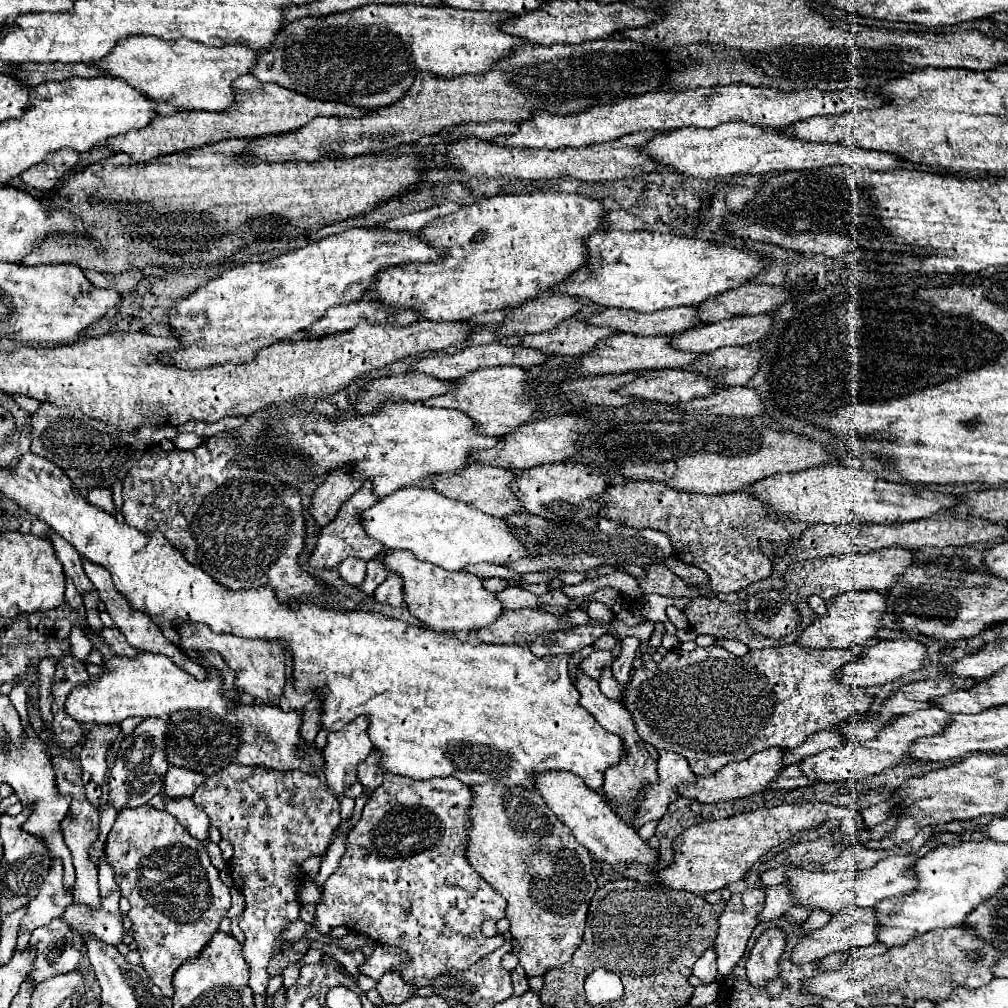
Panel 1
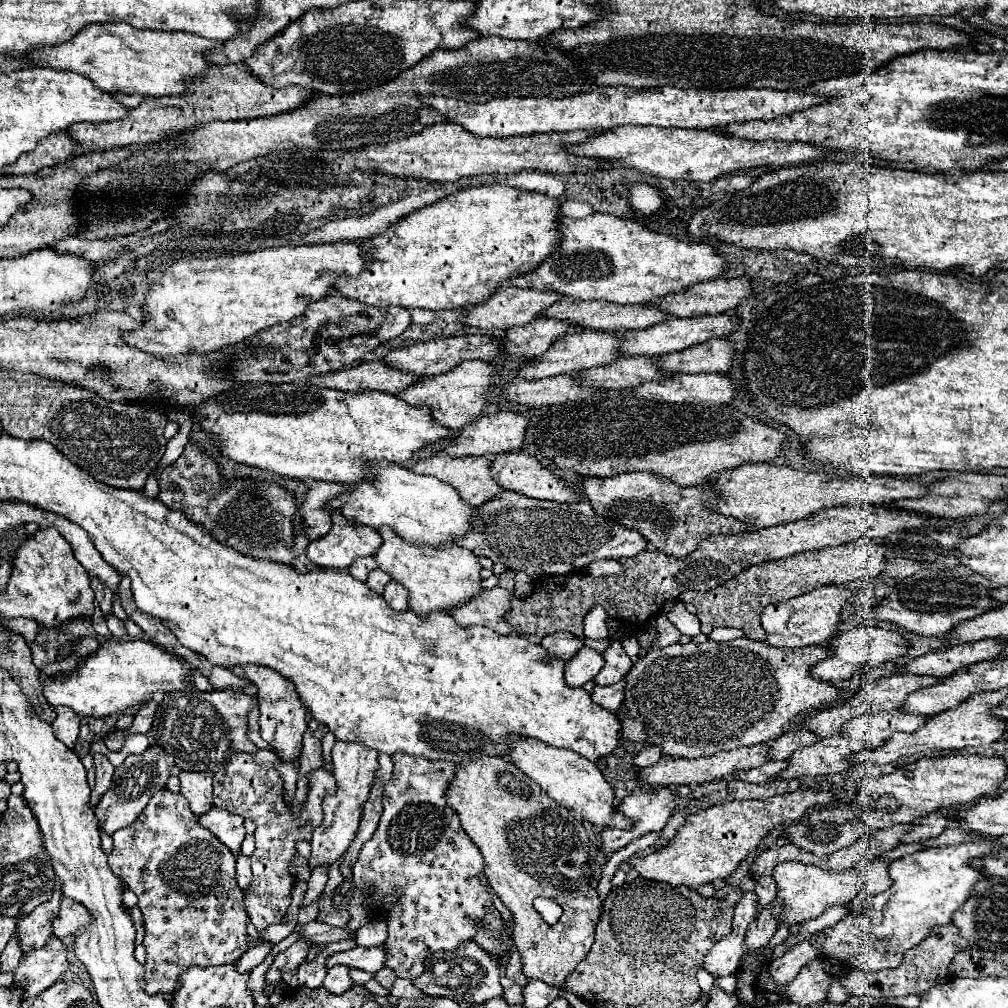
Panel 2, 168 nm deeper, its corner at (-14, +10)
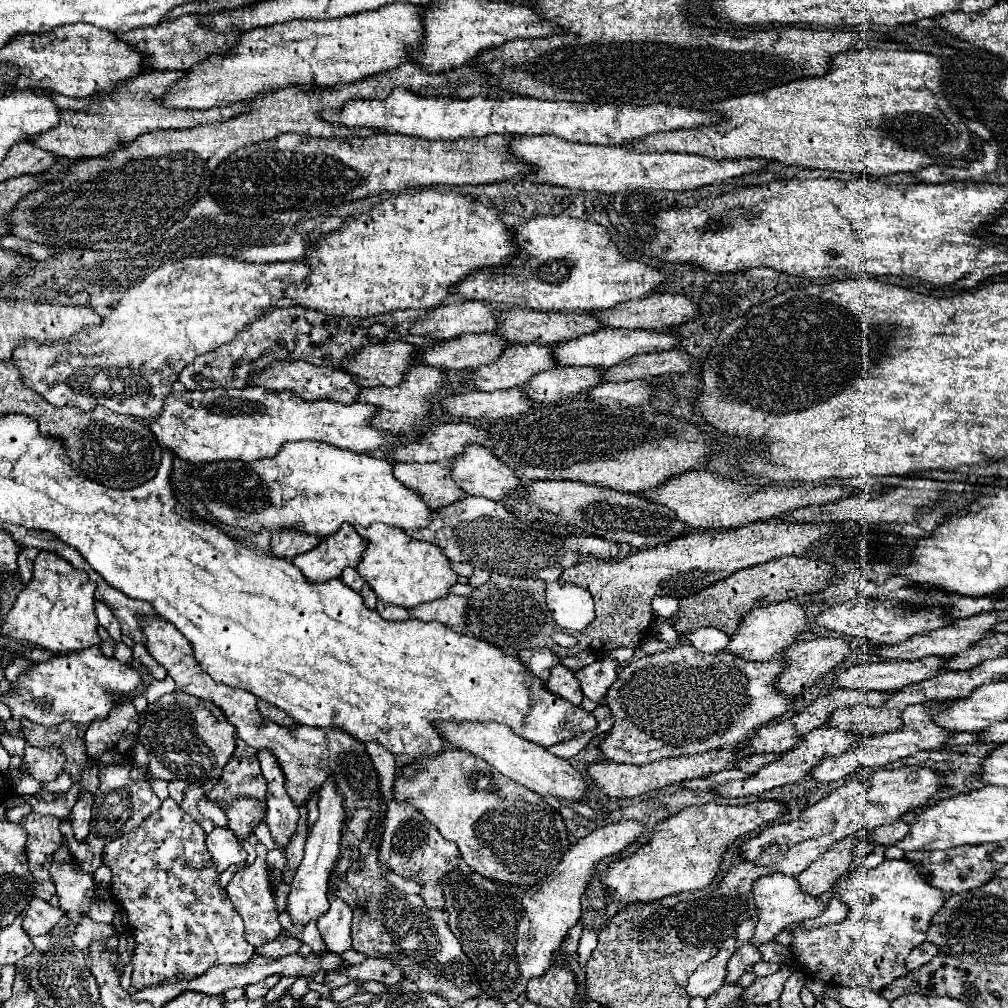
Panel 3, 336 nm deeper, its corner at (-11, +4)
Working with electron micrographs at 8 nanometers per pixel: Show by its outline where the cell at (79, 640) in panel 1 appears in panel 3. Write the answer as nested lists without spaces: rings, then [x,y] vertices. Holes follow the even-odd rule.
[[[28,744],[22,764],[18,766],[18,772],[20,776],[28,774],[38,782],[50,782],[50,780],[56,780],[56,776],[62,770],[62,764],[64,764],[64,756],[58,750],[52,750],[52,748],[38,750]]]

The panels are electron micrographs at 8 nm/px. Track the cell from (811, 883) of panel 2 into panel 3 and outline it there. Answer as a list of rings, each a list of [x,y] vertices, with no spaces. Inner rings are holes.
[[[768,874],[768,876],[758,878],[752,888],[752,896],[754,896],[756,908],[758,908],[758,924],[756,924],[756,932],[752,936],[754,946],[774,940],[774,936],[778,936],[784,930],[784,926],[788,926],[792,922],[802,922],[806,918],[814,918],[824,910],[824,904],[818,902],[818,898],[804,894],[800,890],[800,884],[796,882],[796,878],[786,876],[786,874]]]

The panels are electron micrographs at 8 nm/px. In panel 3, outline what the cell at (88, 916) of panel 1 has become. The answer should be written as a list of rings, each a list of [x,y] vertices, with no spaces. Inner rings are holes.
[[[32,898],[24,910],[24,932],[28,932],[28,936],[38,936],[38,934],[48,934],[52,930],[52,926],[64,916],[62,908],[54,908],[48,902],[44,902],[42,898]]]

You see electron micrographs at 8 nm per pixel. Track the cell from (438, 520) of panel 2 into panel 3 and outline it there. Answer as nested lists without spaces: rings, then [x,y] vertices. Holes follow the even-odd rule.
[[[288,442],[272,460],[256,460],[256,464],[242,464],[242,460],[218,460],[204,462],[188,468],[184,472],[190,492],[202,500],[204,508],[212,514],[212,518],[226,526],[240,526],[248,532],[262,530],[298,530],[304,534],[330,536],[334,534],[342,522],[370,526],[372,522],[384,522],[390,526],[398,526],[402,530],[418,530],[430,524],[434,510],[430,510],[424,500],[404,488],[394,476],[388,460],[372,454],[356,454],[350,450],[342,450],[324,442]]]

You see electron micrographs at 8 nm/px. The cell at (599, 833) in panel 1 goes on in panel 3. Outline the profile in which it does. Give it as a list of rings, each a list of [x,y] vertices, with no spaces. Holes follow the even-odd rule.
[[[432,722],[432,726],[454,748],[466,750],[466,752],[482,758],[492,768],[496,768],[500,774],[508,776],[510,780],[530,788],[532,792],[536,792],[544,798],[566,798],[570,802],[578,802],[586,796],[586,782],[570,766],[568,760],[562,760],[562,758],[550,754],[546,748],[542,748],[534,742],[526,742],[524,738],[516,736],[504,724],[498,724],[498,722]]]

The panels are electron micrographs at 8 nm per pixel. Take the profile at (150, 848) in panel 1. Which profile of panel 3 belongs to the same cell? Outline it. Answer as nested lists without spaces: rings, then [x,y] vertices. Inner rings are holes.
[[[168,798],[162,802],[160,810],[148,816],[138,828],[114,838],[102,850],[102,862],[112,870],[112,896],[126,912],[126,930],[134,938],[134,990],[144,990],[170,978],[190,980],[220,964],[244,964],[254,954],[254,946],[244,940],[244,924],[238,912],[232,908],[226,890],[222,890],[218,884],[218,872],[204,846],[204,838],[206,834],[202,832],[200,824],[196,824],[192,816],[188,816]]]

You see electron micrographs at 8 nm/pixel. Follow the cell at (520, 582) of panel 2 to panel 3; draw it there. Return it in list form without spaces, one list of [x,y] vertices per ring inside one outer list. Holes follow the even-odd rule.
[[[448,594],[440,600],[432,600],[428,604],[420,604],[416,608],[410,608],[410,616],[424,620],[424,622],[440,622],[448,628],[458,628],[466,624],[466,608],[468,608],[470,600],[464,596],[454,596]]]

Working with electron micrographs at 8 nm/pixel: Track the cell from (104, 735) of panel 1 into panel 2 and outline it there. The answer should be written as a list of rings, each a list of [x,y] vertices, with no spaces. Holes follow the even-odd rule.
[[[93,754],[93,760],[95,760],[95,768],[97,768],[97,778],[95,778],[95,788],[91,792],[91,806],[97,806],[99,798],[111,788],[115,768],[105,754]]]

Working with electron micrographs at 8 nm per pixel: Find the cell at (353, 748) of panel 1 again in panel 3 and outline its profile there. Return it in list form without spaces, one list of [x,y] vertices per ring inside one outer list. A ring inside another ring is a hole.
[[[328,780],[322,788],[320,788],[320,800],[318,800],[318,808],[320,808],[320,816],[316,820],[316,824],[312,826],[308,840],[304,844],[304,860],[296,870],[296,876],[290,884],[290,894],[286,902],[286,912],[292,918],[294,926],[306,926],[310,920],[320,918],[324,912],[328,912],[328,878],[330,878],[330,868],[340,852],[340,834],[344,828],[344,800],[342,794],[338,792],[338,788],[332,784],[332,780]]]

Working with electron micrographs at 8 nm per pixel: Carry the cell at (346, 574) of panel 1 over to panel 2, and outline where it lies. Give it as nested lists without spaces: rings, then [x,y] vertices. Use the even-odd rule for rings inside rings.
[[[365,556],[365,558],[359,558],[355,560],[351,566],[349,566],[349,574],[361,582],[367,580],[367,574],[371,570],[377,568],[377,562],[375,562],[375,556]]]

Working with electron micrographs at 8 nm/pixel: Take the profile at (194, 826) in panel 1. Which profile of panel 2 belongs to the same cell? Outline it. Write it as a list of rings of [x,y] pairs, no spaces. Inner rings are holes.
[[[213,806],[207,814],[197,816],[197,818],[199,818],[199,824],[209,828],[231,852],[241,848],[241,842],[245,838],[243,818],[239,818],[239,816],[231,814],[231,812],[219,810],[217,806]]]

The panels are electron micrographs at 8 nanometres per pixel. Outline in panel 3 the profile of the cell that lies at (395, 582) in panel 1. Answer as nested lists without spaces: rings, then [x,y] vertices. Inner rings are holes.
[[[378,602],[378,614],[384,618],[384,620],[408,620],[410,614],[406,608],[400,608],[400,606],[390,606],[390,604],[384,604],[384,602]]]

